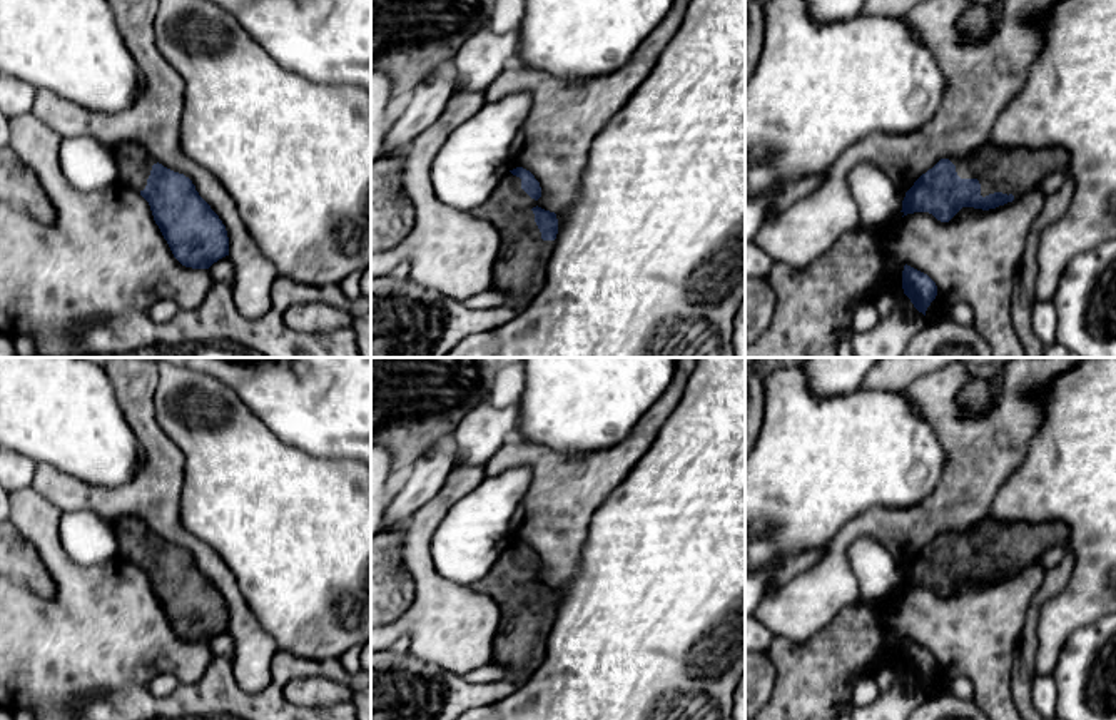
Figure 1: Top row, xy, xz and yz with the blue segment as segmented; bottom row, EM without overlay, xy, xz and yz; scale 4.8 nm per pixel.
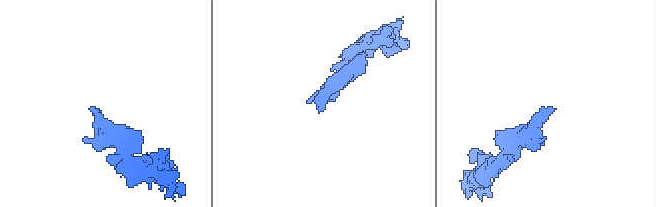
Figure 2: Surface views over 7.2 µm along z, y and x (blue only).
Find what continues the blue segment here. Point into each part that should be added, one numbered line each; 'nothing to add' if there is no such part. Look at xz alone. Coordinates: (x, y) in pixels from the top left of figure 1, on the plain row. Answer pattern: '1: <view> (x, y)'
1: xz (520, 642)

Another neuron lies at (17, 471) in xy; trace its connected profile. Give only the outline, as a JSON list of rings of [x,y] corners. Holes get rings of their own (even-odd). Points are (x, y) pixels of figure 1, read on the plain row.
[[[0,449],[0,484],[8,491],[18,491],[33,484],[37,463],[17,451]]]

